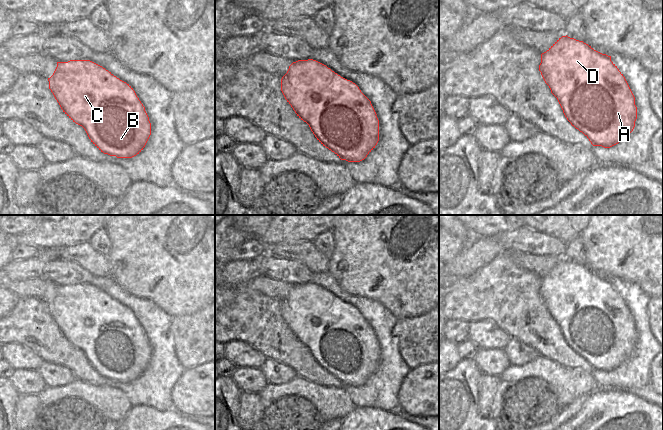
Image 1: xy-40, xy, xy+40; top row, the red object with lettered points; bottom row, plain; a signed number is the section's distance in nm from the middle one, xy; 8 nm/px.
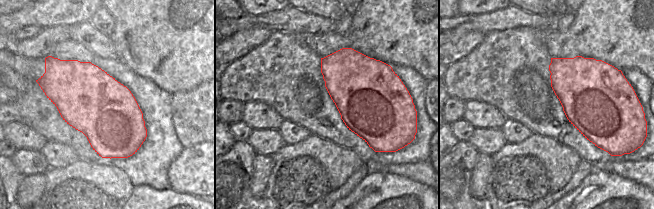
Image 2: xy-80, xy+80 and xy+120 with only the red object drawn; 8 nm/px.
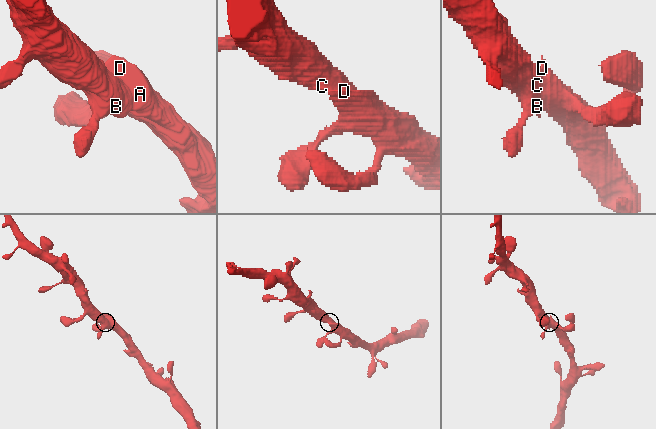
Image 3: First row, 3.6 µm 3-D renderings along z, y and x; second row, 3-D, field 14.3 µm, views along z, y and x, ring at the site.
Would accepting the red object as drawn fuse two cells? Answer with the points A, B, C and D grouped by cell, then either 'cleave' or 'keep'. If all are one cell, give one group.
A B C D | keep

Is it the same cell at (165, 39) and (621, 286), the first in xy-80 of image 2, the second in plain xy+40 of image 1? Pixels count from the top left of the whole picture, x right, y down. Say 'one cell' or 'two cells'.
two cells

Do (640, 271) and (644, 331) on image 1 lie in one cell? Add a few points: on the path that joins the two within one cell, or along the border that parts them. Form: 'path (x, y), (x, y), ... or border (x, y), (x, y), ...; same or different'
border (620, 279), (637, 285), (649, 297); different

